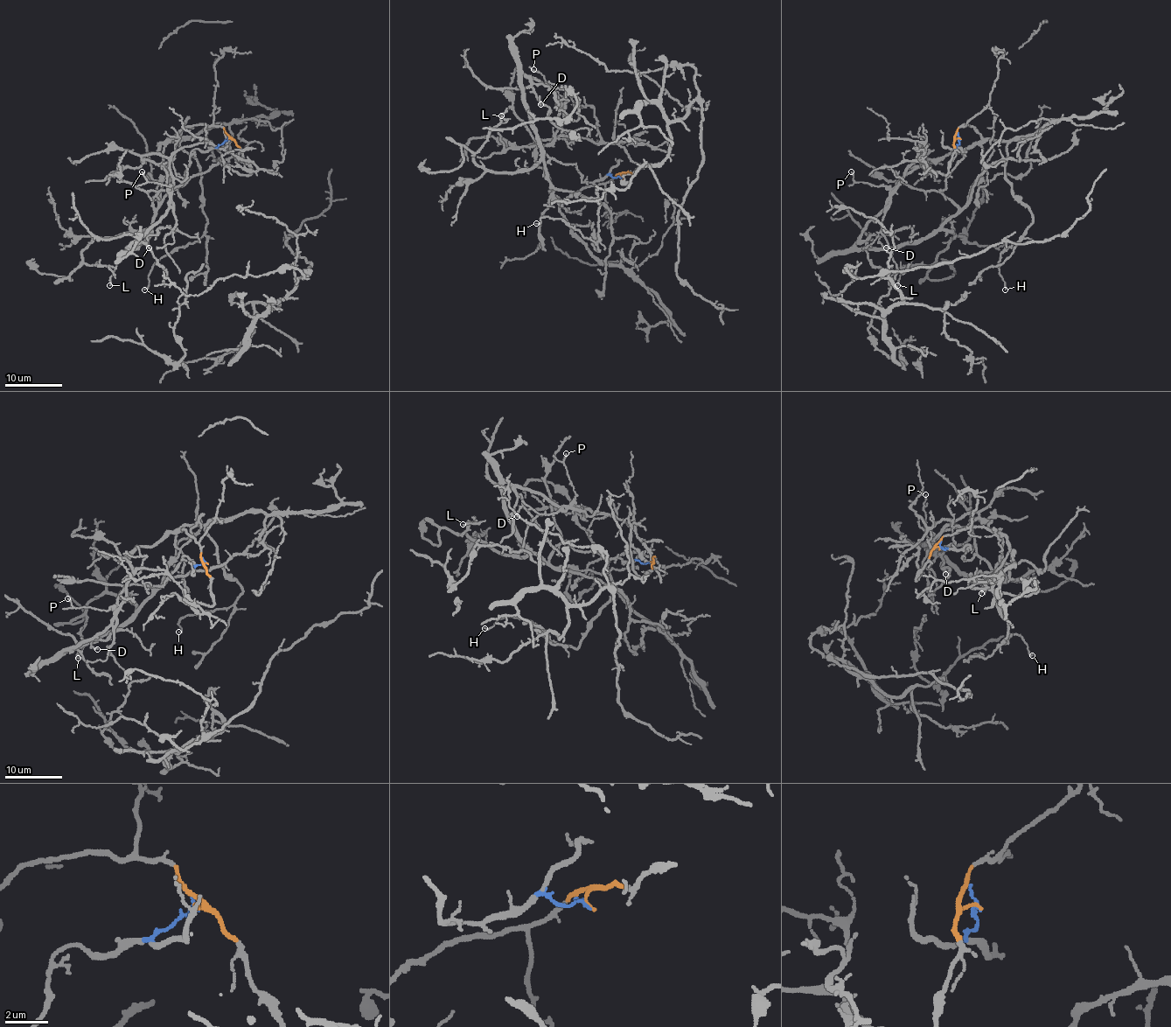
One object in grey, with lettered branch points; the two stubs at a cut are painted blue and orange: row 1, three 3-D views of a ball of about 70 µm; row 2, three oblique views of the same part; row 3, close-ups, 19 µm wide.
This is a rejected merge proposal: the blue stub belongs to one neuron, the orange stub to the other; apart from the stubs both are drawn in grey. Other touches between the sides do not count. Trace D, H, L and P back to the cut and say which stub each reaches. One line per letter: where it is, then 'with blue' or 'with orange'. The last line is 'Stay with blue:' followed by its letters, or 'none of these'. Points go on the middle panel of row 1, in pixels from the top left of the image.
D: at (540, 104); with blue
H: at (536, 223); with orange
L: at (501, 115); with blue
P: at (533, 69); with orange
Stay with blue: D, L

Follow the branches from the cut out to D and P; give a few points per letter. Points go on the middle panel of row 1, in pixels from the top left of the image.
D: (620, 178), (582, 182), (575, 164), (552, 158), (546, 176), (521, 74), (540, 105)
P: (620, 178), (563, 200), (553, 193), (536, 149), (553, 140), (561, 96), (533, 69)

